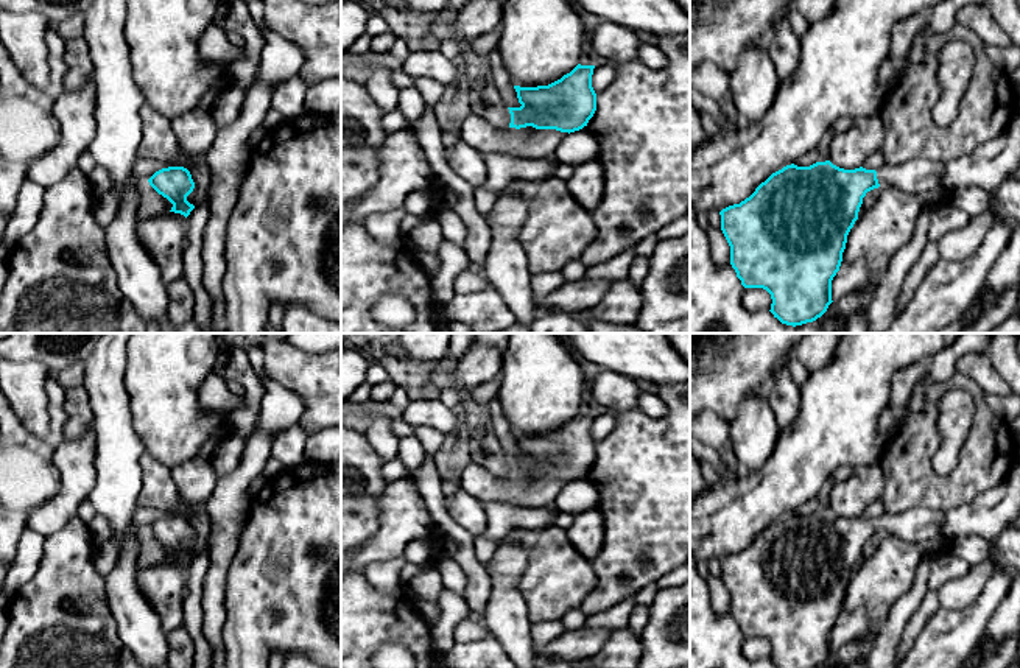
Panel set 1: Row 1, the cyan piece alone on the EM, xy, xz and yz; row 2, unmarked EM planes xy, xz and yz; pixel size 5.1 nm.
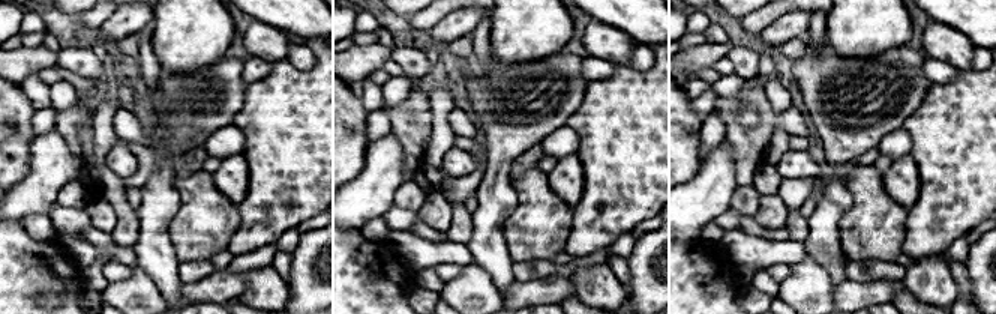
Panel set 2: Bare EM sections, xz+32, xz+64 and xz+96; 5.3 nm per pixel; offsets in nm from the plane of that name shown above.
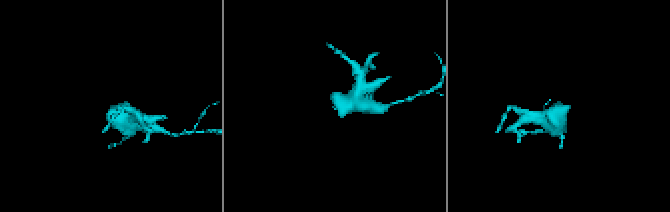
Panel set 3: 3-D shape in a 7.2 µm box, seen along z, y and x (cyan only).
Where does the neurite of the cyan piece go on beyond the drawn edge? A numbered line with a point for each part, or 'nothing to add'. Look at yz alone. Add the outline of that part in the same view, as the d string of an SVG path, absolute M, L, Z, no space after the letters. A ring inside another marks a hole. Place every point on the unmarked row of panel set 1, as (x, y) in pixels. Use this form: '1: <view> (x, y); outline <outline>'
1: yz (992, 511); outline M1020 447L1012 453L1008 476L973 501L947 512L928 508L909 508L903 512L886 512L877 520L880 534L891 534L911 543L933 539L956 539L978 534L992 542L1020 517Z

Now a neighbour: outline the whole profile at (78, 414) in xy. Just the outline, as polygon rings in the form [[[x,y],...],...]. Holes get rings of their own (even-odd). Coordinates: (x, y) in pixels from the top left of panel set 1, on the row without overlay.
[[[84,386],[69,389],[64,399],[64,439],[76,439],[93,422],[90,399]]]

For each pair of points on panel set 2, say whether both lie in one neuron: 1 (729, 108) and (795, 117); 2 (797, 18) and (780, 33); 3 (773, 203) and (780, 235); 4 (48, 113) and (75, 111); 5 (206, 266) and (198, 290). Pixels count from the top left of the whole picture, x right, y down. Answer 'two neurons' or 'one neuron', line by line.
1: one neuron
2: one neuron
3: two neurons
4: two neurons
5: two neurons

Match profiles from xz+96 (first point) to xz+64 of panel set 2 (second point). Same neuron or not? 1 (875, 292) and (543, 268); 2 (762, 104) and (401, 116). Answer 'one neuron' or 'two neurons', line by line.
1: two neurons
2: one neuron

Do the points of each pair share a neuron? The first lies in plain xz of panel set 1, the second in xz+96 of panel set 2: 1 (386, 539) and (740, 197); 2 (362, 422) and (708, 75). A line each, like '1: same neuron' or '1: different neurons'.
1: different neurons
2: different neurons

